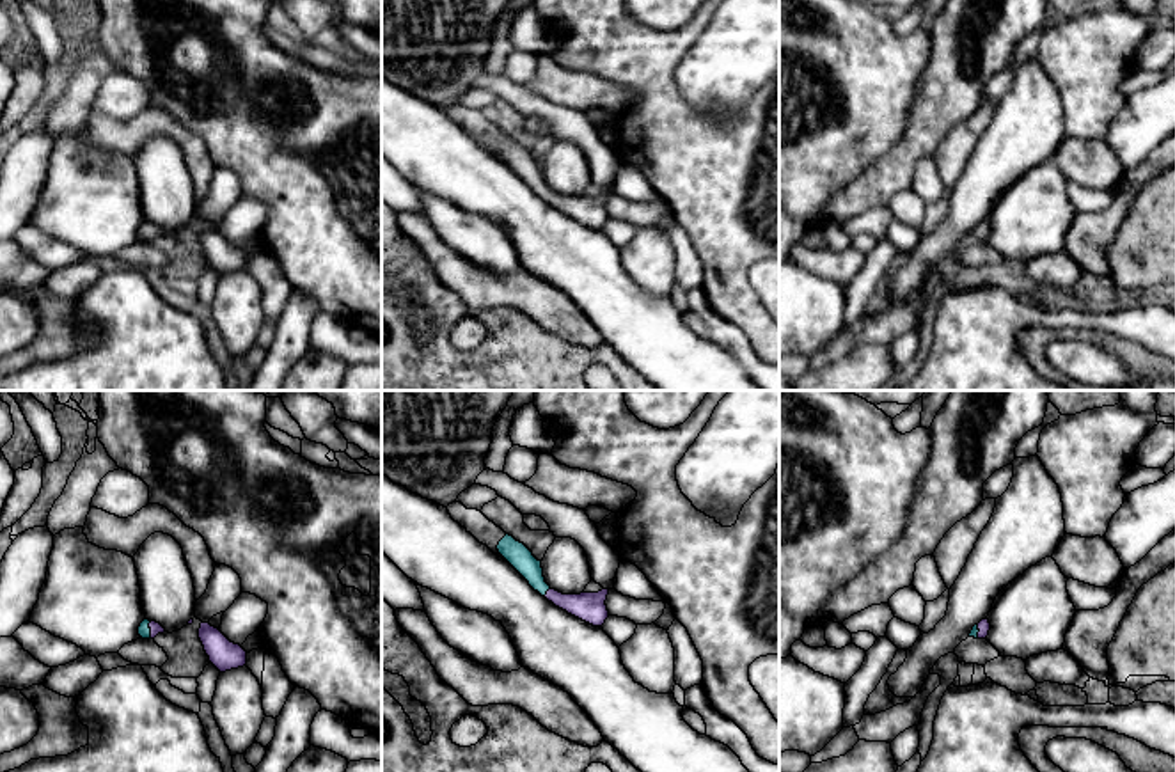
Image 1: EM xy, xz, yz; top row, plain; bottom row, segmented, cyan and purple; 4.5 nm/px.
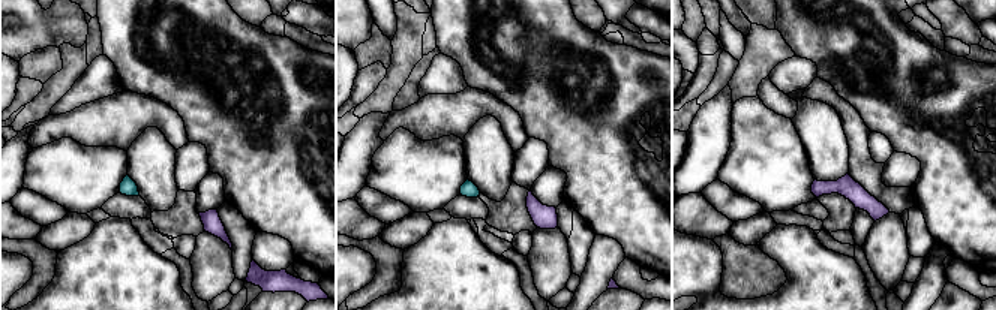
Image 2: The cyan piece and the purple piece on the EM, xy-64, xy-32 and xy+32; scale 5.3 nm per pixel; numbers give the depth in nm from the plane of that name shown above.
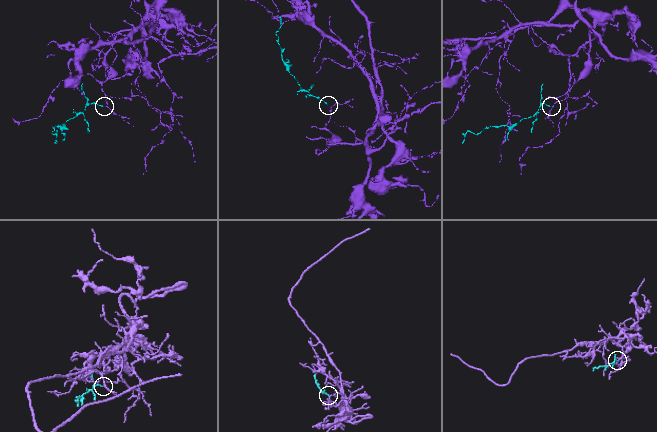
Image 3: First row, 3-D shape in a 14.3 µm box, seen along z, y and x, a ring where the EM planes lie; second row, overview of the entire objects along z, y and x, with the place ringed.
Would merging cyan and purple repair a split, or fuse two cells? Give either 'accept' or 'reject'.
accept

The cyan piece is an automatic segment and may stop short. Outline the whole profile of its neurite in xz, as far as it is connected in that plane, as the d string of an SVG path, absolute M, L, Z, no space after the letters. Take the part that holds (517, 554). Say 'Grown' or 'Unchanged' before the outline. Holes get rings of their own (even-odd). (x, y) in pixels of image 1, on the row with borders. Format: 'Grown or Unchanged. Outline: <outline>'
Grown. Outline: M506 534L499 541L497 550L529 582L534 591L538 591L556 607L593 626L602 628L609 618L605 605L609 589L602 589L598 593L563 595L545 582L541 561L538 561L524 543Z

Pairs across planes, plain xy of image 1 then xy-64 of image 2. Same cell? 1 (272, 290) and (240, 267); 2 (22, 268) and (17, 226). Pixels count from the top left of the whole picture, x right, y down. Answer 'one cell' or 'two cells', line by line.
1: one cell
2: one cell

